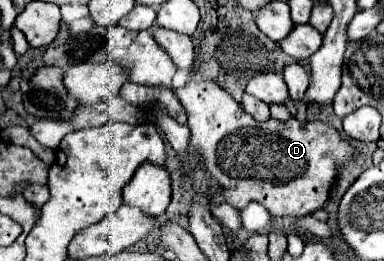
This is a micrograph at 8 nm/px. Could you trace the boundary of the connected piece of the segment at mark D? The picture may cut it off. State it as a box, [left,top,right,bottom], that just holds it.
[175,79,357,217]

